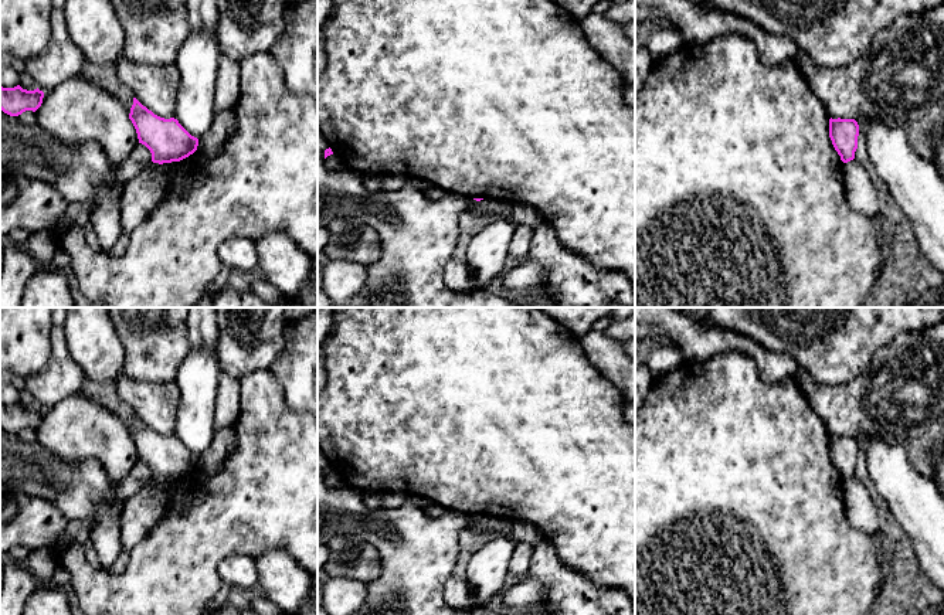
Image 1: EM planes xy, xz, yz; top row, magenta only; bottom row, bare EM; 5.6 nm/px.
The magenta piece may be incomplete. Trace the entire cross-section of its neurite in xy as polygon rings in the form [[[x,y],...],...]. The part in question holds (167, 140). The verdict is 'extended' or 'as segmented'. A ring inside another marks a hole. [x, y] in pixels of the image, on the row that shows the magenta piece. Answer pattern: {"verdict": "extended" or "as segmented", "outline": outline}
{"verdict": "as segmented", "outline": [[[136,98],[129,119],[136,129],[139,143],[150,150],[153,163],[180,162],[197,150],[198,139],[191,136],[177,119],[154,115]]]}

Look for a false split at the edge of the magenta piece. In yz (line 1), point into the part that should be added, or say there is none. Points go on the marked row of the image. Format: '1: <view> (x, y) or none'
1: none

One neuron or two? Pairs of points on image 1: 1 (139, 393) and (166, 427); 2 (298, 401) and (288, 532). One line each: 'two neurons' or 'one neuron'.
1: one neuron
2: two neurons

